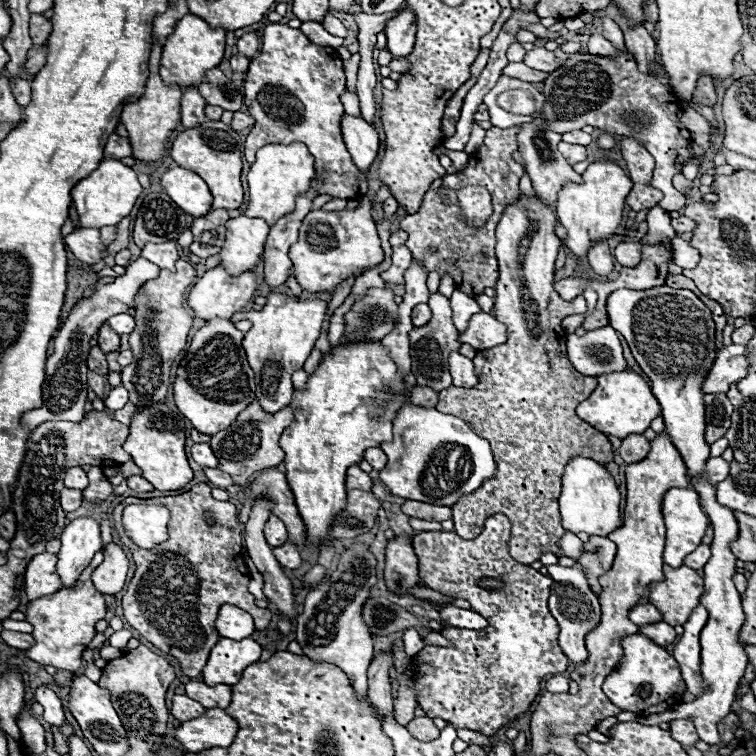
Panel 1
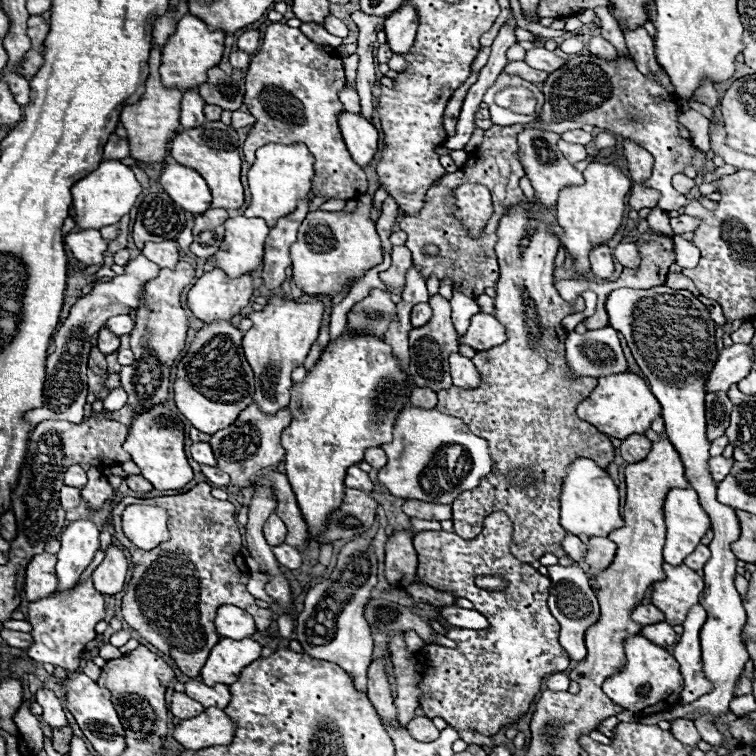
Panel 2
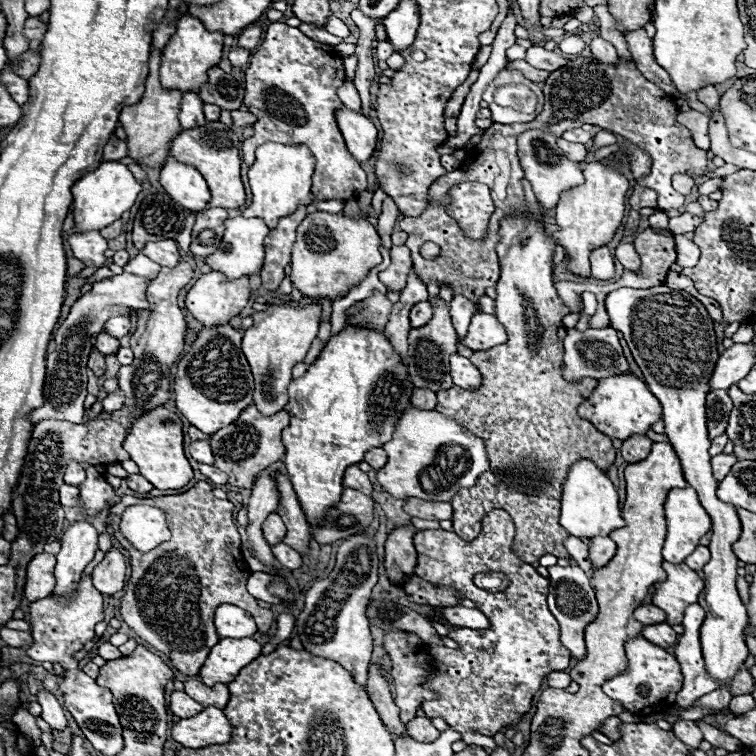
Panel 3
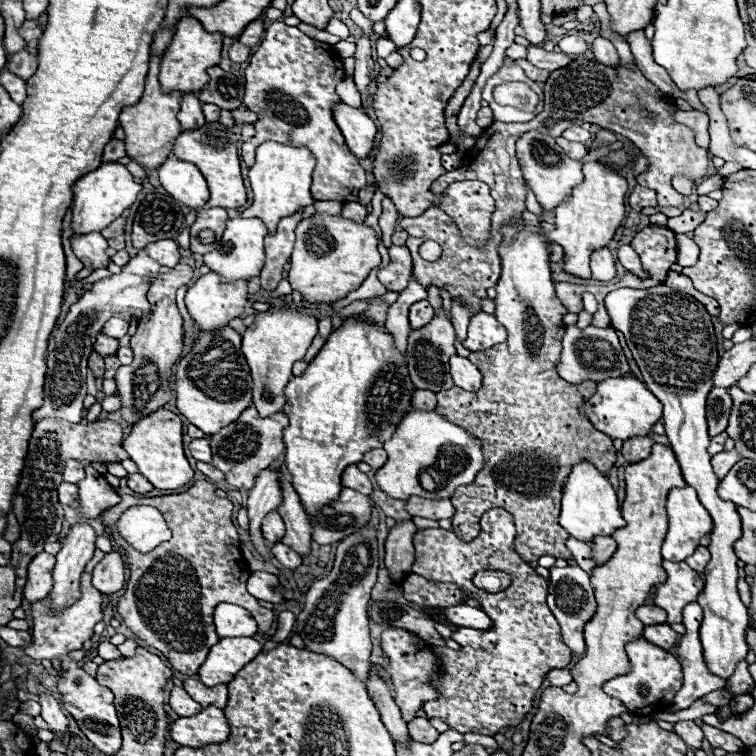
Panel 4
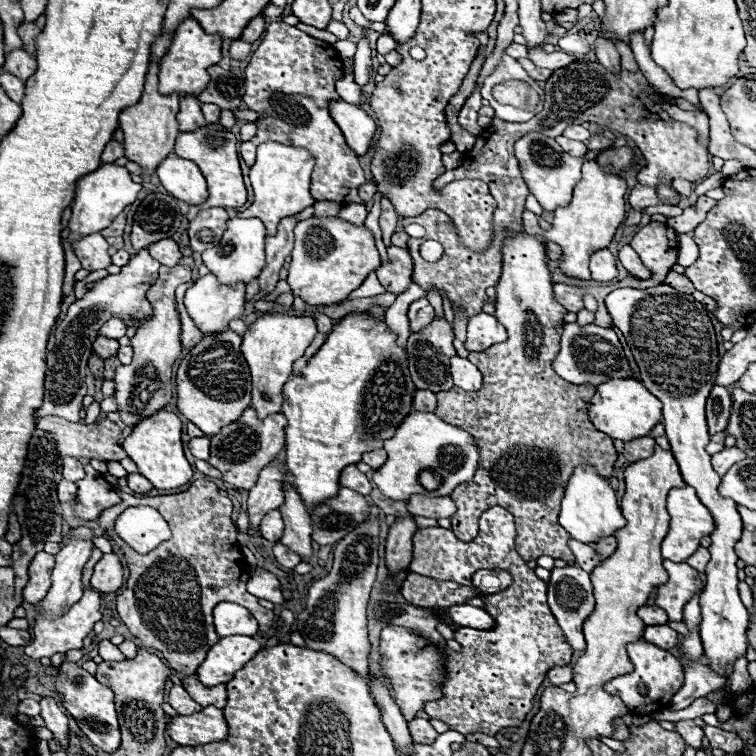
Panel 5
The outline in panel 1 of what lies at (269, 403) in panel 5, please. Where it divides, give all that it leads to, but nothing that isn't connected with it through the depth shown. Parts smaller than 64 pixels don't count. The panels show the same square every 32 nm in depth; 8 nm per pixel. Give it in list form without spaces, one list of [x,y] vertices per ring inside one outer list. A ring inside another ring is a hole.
[[[272,292],[268,294],[268,302],[260,312],[236,312],[242,314],[242,320],[250,320],[252,328],[246,332],[242,346],[246,350],[246,358],[256,374],[256,400],[262,410],[274,414],[286,408],[292,400],[292,372],[302,368],[304,360],[310,356],[312,346],[320,336],[320,328],[326,314],[324,300],[296,300],[286,294]]]

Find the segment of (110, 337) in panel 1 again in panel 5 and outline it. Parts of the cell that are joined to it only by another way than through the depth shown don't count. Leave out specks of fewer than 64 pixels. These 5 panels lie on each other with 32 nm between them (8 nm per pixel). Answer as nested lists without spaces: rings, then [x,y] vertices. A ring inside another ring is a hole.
[[[98,336],[98,338],[94,340],[94,344],[92,344],[94,354],[100,356],[102,360],[108,360],[108,358],[116,356],[118,348],[120,348],[120,346],[118,346],[116,340],[112,340],[112,338],[104,338],[104,336]]]

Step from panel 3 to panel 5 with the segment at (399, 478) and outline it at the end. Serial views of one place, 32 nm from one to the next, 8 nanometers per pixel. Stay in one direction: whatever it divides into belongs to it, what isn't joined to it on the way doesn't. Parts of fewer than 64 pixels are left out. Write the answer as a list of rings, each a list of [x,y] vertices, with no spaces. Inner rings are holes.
[[[410,412],[404,418],[404,422],[398,426],[394,438],[384,442],[384,450],[388,452],[388,460],[384,462],[384,466],[380,466],[380,470],[374,472],[372,480],[386,498],[396,500],[396,502],[408,502],[408,496],[412,496],[412,494],[450,496],[452,490],[456,488],[456,484],[468,482],[478,468],[478,448],[474,444],[474,438],[468,432],[464,432],[464,430],[452,426],[452,424],[446,424],[444,420],[440,420],[432,412]],[[440,448],[460,448],[460,452],[464,452],[464,464],[460,464],[460,468],[456,468],[456,480],[454,480],[454,476],[444,476],[448,480],[444,480],[442,486],[448,486],[448,488],[426,490],[426,488],[420,486],[418,476],[420,476],[422,470],[428,470],[428,468],[438,470]]]

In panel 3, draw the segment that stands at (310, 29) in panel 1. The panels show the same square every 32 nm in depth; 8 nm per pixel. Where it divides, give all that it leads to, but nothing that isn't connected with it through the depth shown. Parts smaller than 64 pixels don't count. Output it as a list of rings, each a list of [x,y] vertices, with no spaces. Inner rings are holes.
[[[300,24],[298,26],[304,34],[308,34],[312,40],[316,40],[316,42],[324,42],[324,44],[332,44],[332,46],[336,46],[336,44],[340,44],[342,40],[340,38],[336,38],[336,36],[332,36],[330,32],[326,32],[324,28],[318,28],[318,26],[314,26],[314,24]]]

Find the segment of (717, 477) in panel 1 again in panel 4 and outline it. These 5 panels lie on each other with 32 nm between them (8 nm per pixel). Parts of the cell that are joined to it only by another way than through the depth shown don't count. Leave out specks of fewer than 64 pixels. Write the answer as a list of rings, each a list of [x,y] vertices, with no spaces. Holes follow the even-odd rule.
[[[724,450],[720,454],[714,454],[712,456],[712,466],[714,466],[714,472],[718,478],[724,478],[728,468],[732,468],[732,464],[736,464],[738,460],[742,460],[742,456],[736,452],[736,450]]]

